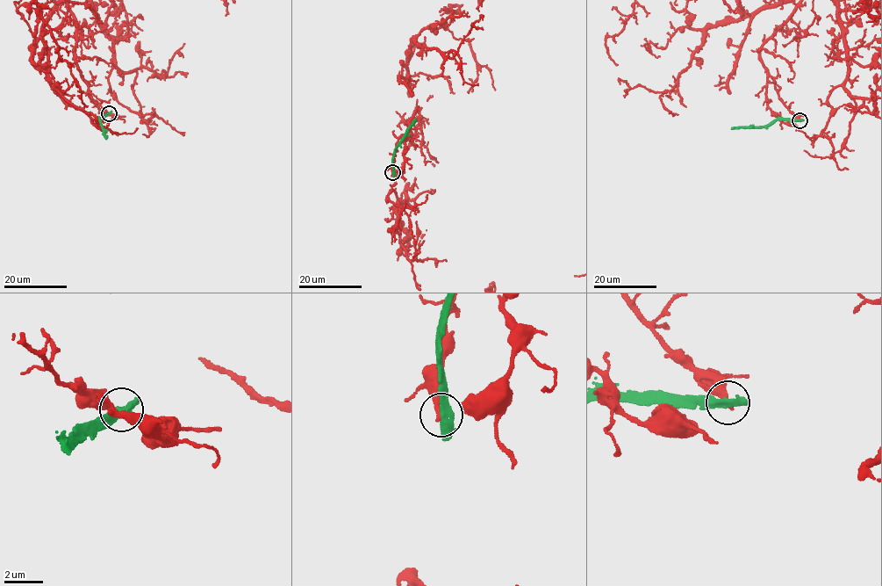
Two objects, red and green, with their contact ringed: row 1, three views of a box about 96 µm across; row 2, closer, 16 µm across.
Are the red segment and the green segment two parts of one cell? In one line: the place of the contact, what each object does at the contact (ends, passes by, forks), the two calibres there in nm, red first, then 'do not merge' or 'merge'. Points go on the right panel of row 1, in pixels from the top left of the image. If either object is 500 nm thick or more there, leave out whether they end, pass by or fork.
at (799, 120); red ends there; green passes by; 320 nm thick on the red side, 400 nm on the other; do not merge

